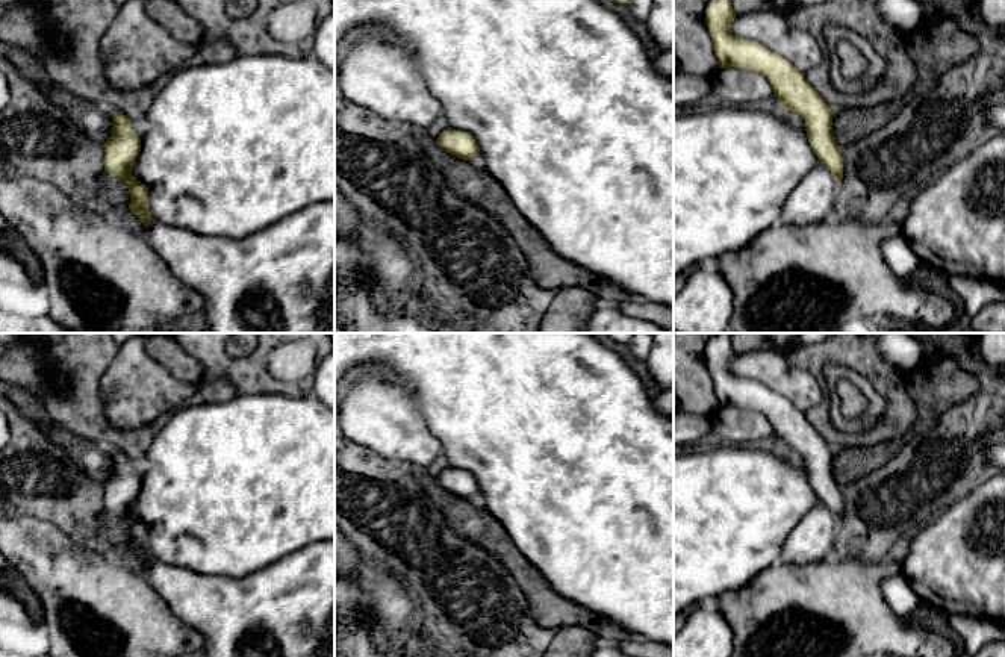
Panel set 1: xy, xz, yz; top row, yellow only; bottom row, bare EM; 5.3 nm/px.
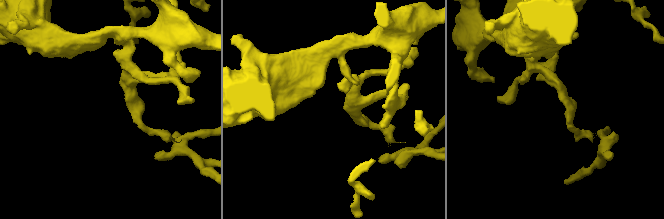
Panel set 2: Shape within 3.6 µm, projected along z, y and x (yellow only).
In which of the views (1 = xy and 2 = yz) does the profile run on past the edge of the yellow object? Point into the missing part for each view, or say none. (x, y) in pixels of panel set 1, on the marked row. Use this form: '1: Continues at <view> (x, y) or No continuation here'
1: No continuation here
2: No continuation here

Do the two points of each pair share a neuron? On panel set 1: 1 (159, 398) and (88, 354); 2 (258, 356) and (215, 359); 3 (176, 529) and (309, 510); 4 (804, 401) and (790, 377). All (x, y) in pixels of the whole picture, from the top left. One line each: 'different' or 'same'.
1: different
2: same
3: same
4: same

